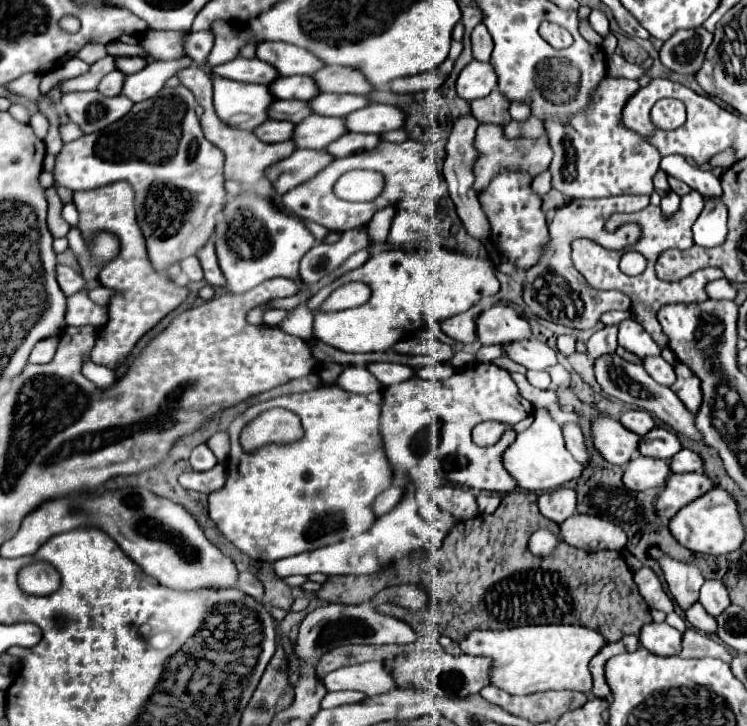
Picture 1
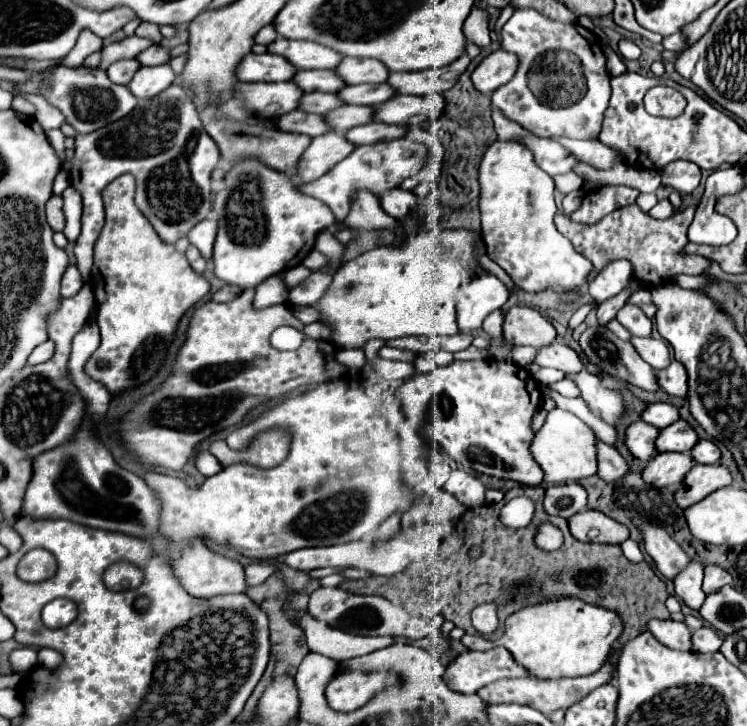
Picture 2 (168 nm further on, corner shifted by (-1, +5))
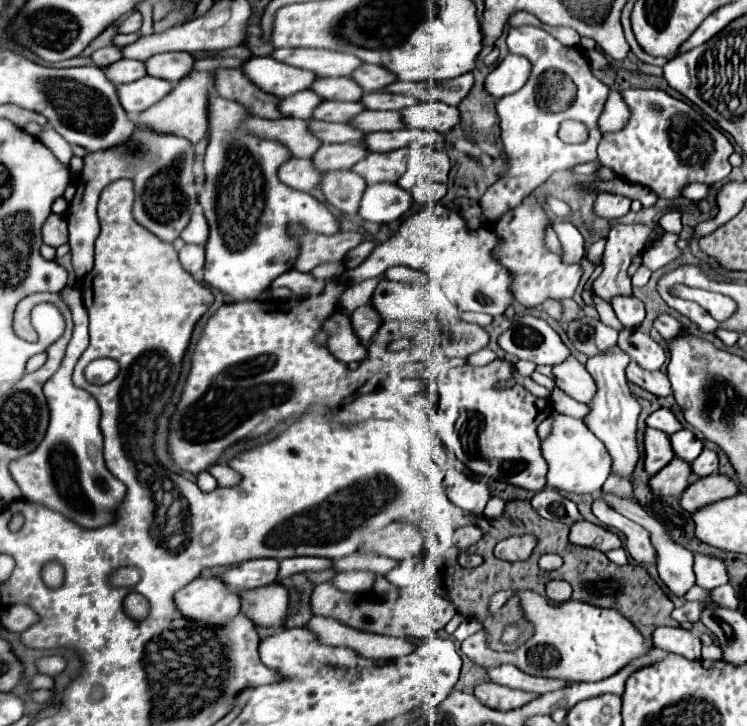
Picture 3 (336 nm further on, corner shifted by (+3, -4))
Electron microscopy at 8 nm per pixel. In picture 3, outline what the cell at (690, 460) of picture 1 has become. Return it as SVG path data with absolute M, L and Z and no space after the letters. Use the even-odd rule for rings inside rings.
M704 448L704 452L692 462L692 472L696 476L700 476L700 478L716 474L718 472L718 456L716 456L716 452Z

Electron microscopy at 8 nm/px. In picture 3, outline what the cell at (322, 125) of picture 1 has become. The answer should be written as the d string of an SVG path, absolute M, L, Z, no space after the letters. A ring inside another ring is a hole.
M364 110L356 120L352 120L352 126L364 133L394 131L404 128L404 122L400 118L400 112L376 112L376 110Z

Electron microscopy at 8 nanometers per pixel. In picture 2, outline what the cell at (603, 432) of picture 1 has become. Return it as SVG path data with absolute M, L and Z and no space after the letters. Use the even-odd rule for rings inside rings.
M636 421L636 423L628 425L624 443L626 443L630 455L640 459L640 461L650 461L658 453L654 447L658 433L660 433L660 429L648 425L644 421Z

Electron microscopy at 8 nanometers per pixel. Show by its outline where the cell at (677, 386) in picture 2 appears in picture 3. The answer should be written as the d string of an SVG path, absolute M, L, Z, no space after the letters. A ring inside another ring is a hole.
M636 362L628 364L626 378L628 378L628 382L634 382L640 388L644 388L644 390L656 394L656 396L668 396L672 392L670 390L670 380L668 380L666 374L662 374L660 370L658 372L648 372L648 370L640 368Z

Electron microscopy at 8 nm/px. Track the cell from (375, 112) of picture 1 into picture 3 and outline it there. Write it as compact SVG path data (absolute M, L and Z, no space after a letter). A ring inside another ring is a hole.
M418 102L400 114L406 128L432 128L440 134L450 132L460 122L460 110L444 102Z

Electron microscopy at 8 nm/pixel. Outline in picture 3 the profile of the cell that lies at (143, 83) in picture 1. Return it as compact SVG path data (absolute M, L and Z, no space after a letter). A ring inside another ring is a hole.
M144 76L130 84L116 86L118 100L128 114L136 114L150 108L152 104L162 100L170 90L172 90L172 82L162 78L152 78L152 76Z

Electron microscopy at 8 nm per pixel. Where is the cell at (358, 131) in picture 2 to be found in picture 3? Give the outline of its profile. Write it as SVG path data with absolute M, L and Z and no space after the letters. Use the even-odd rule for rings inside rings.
M396 130L396 132L372 132L366 134L364 146L372 152L390 152L404 146L434 146L436 144L436 132L432 130Z

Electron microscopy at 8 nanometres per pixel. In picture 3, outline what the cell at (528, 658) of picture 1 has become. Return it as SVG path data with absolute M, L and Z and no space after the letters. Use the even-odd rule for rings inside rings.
M522 590L520 604L530 622L534 624L534 636L514 652L496 652L488 648L486 634L476 632L462 642L462 652L484 668L500 664L514 664L526 674L560 678L568 682L596 682L620 672L628 662L648 654L652 642L644 640L638 628L614 608L598 608L580 600L566 600L558 608L548 606L548 600L536 592Z

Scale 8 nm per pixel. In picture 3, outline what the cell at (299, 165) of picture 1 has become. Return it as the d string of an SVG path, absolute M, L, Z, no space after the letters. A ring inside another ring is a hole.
M322 144L318 152L314 154L312 162L320 168L320 172L328 172L332 168L352 168L356 162L360 162L368 154L368 148L364 144Z

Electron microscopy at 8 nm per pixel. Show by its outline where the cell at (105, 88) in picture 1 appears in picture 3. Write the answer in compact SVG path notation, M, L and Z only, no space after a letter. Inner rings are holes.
M122 58L116 64L106 68L106 76L114 82L114 84L124 84L124 82L134 82L138 78L142 78L146 74L146 66L140 60L128 60Z

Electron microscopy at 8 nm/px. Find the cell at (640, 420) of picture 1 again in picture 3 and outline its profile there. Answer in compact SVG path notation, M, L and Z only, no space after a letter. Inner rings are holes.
M658 408L656 412L652 412L652 414L648 416L646 424L652 426L652 428L658 428L658 430L660 430L660 428L682 428L680 422L676 420L676 416L674 416L668 408Z

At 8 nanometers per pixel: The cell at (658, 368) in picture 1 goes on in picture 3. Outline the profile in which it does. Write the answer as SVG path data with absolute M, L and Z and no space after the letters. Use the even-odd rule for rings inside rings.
M622 330L618 338L618 346L632 358L636 360L644 370L660 370L662 364L666 362L666 352L664 348L654 342L648 334L640 330Z

